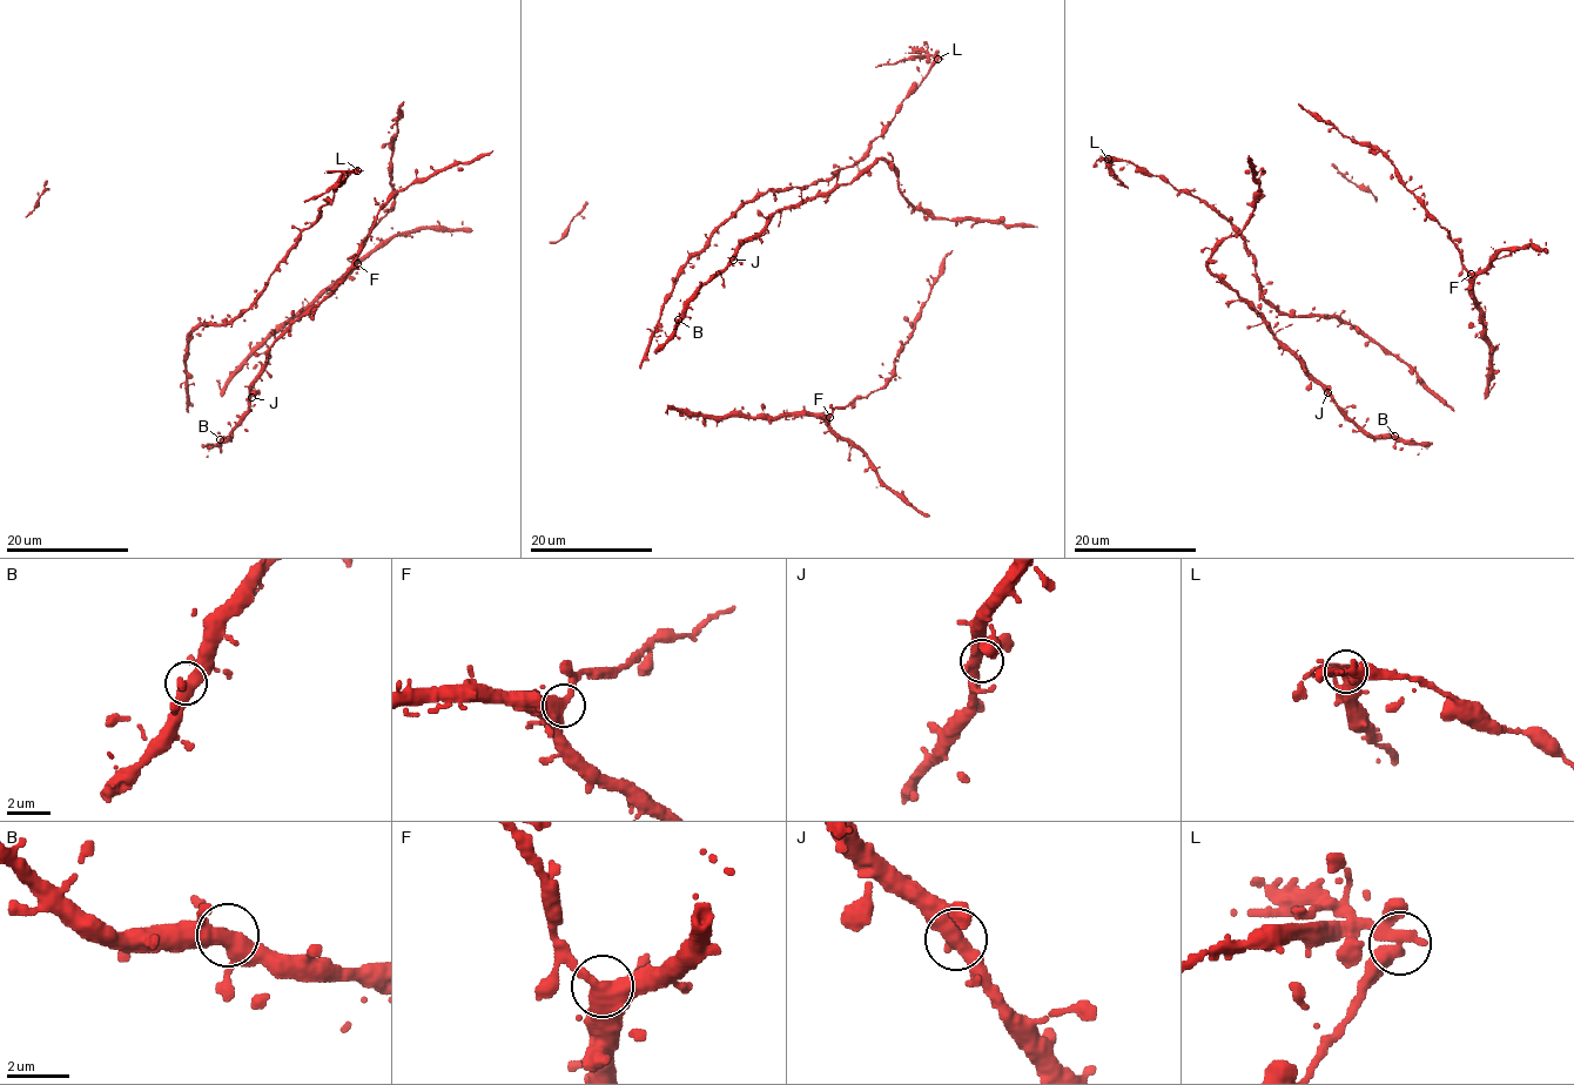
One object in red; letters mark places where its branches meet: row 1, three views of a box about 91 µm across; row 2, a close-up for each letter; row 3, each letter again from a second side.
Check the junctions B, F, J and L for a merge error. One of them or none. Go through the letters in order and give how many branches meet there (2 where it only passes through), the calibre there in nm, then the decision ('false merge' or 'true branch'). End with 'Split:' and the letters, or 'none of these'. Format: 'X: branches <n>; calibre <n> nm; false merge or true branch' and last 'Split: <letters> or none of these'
B: branches 3; calibre 360 nm; true branch
F: branches 3; calibre 360 nm; true branch
J: branches 3; calibre 360 nm; true branch
L: branches 3; calibre 360 nm; false merge
Split: L

